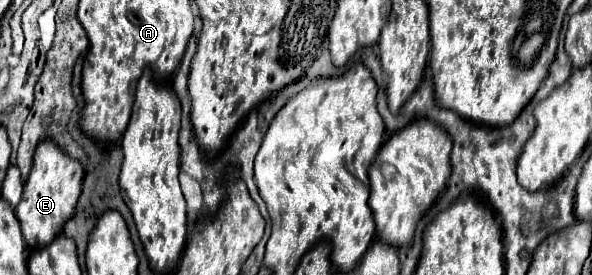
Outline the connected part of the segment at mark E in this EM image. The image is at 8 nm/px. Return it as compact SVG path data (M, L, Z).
M42 141L34 153L34 165L24 185L22 201L16 207L16 217L22 225L22 235L28 247L42 249L62 233L64 223L74 215L76 201L82 191L84 167L78 159L68 157L54 141Z

